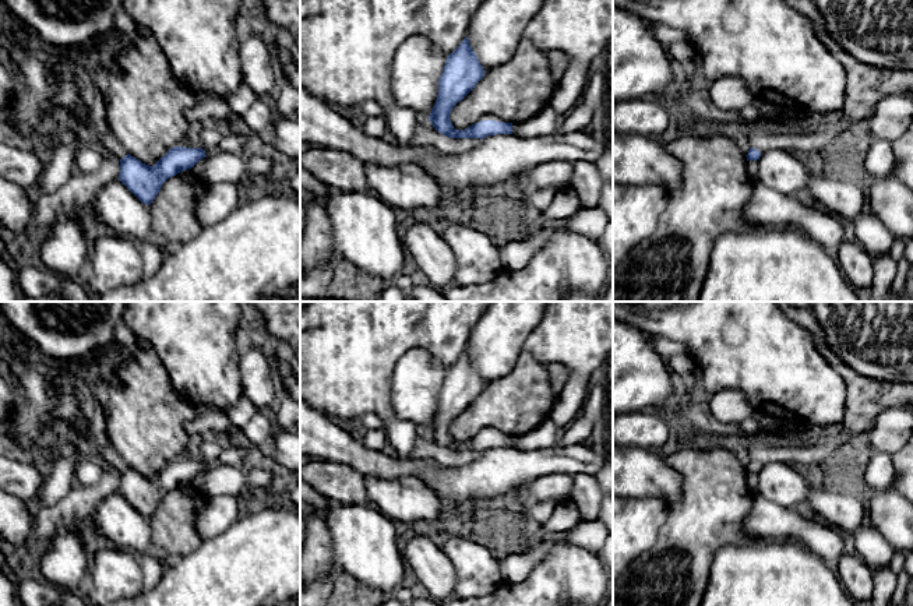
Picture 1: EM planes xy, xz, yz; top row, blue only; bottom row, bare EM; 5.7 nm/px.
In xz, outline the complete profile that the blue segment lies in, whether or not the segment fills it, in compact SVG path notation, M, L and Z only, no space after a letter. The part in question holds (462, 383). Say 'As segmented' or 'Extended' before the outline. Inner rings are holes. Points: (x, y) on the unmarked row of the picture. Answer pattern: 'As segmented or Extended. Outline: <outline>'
As segmented. Outline: M468 349L447 369L445 378L438 394L438 408L429 429L433 440L450 451L486 451L496 447L512 447L512 436L482 433L465 443L456 443L450 427L483 391L484 383L469 357Z

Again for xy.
As segmented. Outline: M173 459L154 479L149 479L127 466L120 472L119 493L141 515L149 518L169 490L191 482L205 469L202 461Z

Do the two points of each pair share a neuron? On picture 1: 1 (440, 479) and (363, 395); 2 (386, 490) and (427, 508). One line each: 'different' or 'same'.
1: different
2: same

